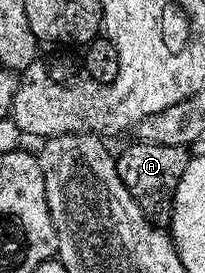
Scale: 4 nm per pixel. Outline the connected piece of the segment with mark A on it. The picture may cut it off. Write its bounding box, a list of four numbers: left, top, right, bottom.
[115,140,189,227]

